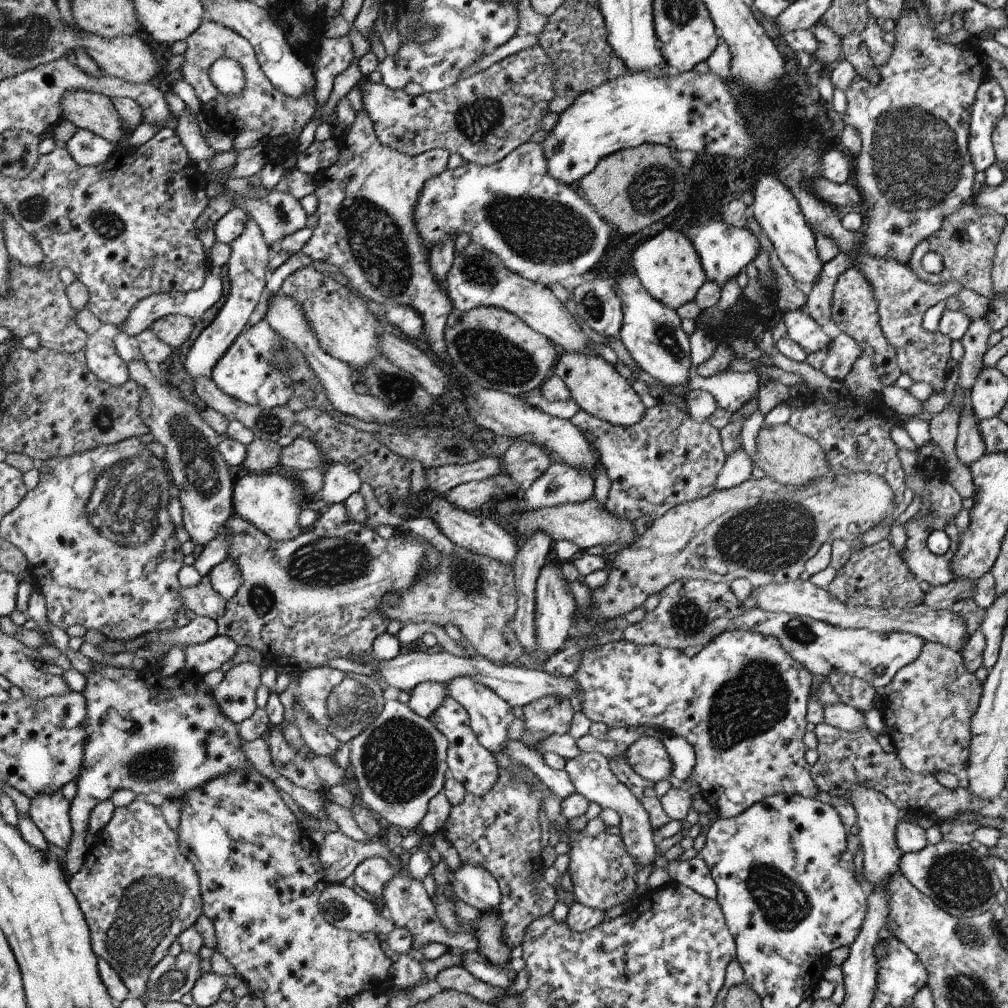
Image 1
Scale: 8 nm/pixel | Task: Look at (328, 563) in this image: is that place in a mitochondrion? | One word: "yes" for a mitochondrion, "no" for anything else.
yes

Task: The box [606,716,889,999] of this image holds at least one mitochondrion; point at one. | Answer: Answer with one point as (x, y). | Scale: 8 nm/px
(783, 905)

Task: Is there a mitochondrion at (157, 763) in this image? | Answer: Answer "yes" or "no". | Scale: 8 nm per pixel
yes

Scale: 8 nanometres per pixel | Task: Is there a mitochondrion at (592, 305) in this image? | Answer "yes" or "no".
yes

